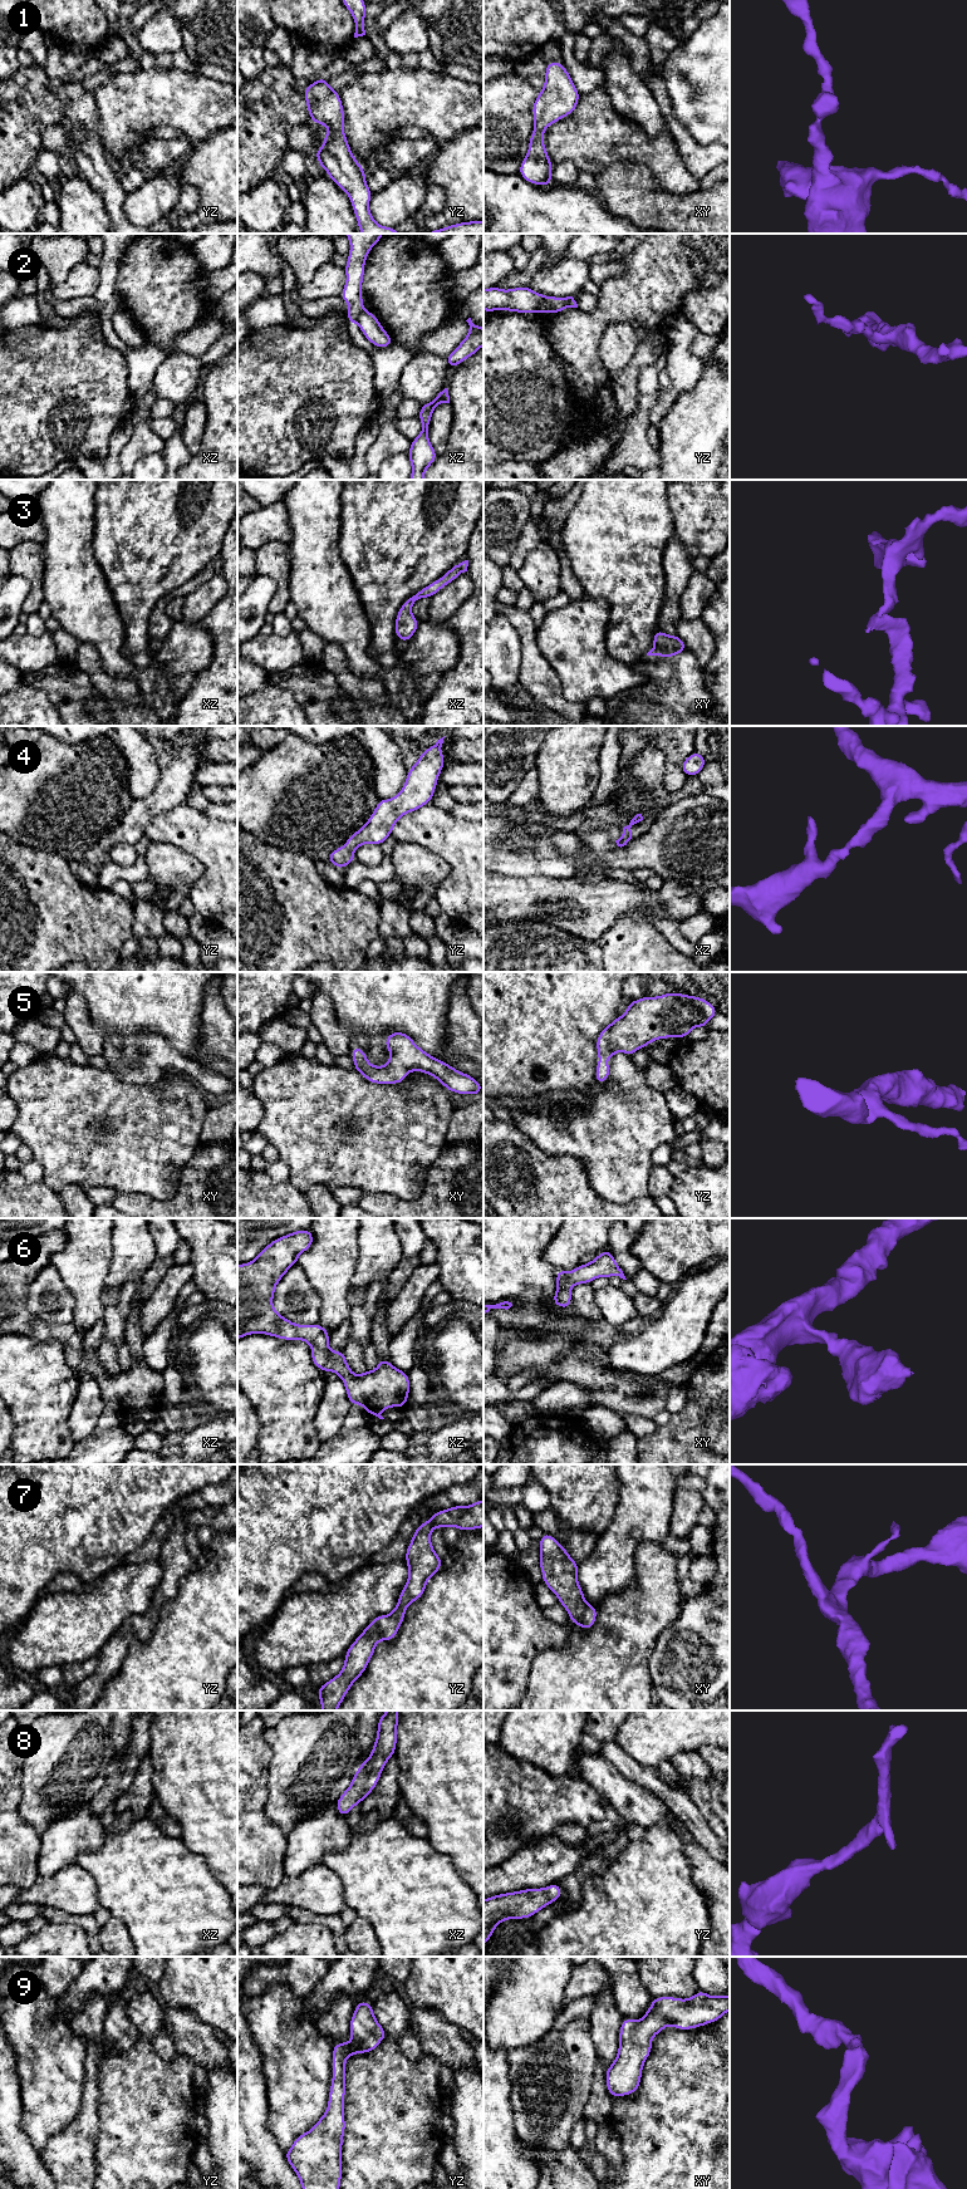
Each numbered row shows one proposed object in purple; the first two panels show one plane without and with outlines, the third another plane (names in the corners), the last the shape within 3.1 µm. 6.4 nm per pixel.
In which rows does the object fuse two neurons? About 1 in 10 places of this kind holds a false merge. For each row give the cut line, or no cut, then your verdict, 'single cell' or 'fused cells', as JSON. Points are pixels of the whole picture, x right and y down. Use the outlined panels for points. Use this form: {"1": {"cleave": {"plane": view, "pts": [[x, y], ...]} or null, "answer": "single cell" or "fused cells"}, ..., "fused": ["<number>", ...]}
{"1": {"cleave": null, "answer": "single cell"}, "2": {"cleave": {"plane": "xz", "pts": [[363, 312], [356, 320]]}, "answer": "fused cells"}, "3": {"cleave": null, "answer": "single cell"}, "4": {"cleave": null, "answer": "single cell"}, "5": {"cleave": null, "answer": "single cell"}, "6": {"cleave": null, "answer": "single cell"}, "7": {"cleave": null, "answer": "single cell"}, "8": {"cleave": null, "answer": "single cell"}, "9": {"cleave": null, "answer": "single cell"}, "fused": ["2"]}

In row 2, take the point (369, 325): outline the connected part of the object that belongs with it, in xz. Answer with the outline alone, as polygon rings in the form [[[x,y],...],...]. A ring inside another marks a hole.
[[[363,311],[357,322],[363,335],[374,347],[387,348],[393,344],[393,339],[387,334],[386,329],[372,311]]]

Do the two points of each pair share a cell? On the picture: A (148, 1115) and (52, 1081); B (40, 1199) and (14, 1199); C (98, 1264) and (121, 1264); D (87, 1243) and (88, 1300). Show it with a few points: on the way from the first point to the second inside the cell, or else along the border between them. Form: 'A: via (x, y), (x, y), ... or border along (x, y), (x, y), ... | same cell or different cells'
A: via (124, 1113), (82, 1112), (75, 1105) | same cell
B: via (34, 1199), (20, 1199) | same cell
C: border along (112, 1235), (111, 1269), (106, 1280), (104, 1292) | different cells
D: via (87, 1257), (86, 1280), (88, 1286) | same cell

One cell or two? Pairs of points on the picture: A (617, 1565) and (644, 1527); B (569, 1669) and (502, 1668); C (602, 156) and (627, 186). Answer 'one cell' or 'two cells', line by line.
A: one cell
B: two cells
C: two cells

